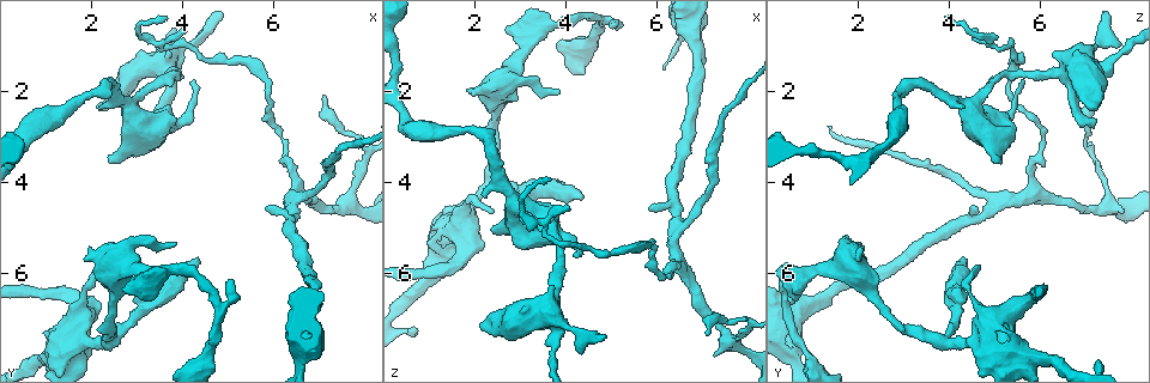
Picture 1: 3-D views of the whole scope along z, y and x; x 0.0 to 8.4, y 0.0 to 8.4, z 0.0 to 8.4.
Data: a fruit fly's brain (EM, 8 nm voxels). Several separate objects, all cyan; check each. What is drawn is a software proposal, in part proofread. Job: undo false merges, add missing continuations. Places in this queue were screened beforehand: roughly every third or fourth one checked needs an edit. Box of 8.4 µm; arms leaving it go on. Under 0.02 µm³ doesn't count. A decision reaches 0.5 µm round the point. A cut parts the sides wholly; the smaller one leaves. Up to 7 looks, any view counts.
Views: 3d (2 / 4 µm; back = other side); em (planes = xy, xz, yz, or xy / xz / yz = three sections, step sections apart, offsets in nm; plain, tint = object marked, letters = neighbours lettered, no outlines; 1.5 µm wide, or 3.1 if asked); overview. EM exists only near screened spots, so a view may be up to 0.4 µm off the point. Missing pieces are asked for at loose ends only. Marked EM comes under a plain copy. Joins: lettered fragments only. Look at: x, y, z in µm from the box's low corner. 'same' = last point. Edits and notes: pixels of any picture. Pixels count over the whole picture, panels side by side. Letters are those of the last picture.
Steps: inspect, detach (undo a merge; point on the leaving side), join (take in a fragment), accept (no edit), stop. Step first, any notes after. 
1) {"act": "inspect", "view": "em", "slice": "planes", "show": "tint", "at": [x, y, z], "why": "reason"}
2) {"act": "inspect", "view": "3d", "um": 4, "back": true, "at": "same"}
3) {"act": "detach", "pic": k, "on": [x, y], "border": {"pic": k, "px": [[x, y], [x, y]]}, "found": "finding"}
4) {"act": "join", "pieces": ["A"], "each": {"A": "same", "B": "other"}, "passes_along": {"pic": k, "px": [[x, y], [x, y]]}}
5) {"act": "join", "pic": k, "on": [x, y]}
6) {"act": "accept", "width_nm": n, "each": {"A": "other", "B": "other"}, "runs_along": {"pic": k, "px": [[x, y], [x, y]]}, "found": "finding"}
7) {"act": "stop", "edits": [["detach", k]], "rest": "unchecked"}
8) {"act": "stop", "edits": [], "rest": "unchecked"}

{"act": "inspect", "view": "em", "slice": "yz", "step": 8, "show": "tint", "at": [4.20, 1.00, 7.20], "why": "narrows sharply"}

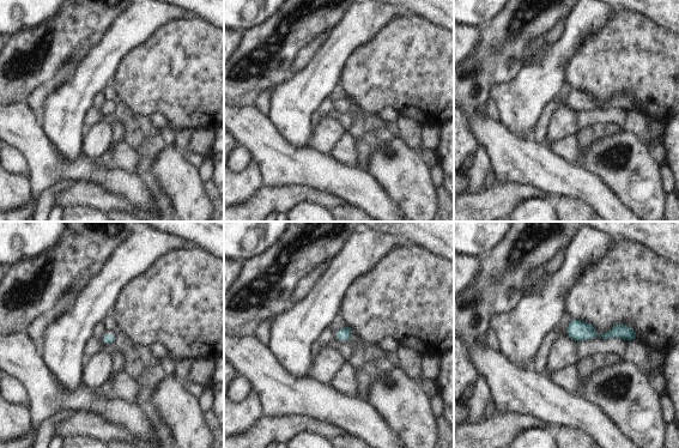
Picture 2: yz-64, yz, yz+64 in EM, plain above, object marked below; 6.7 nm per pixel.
{"act": "inspect", "view": "em", "slice": "planes", "show": "letters", "at": "same", "why": "cut it another way"}

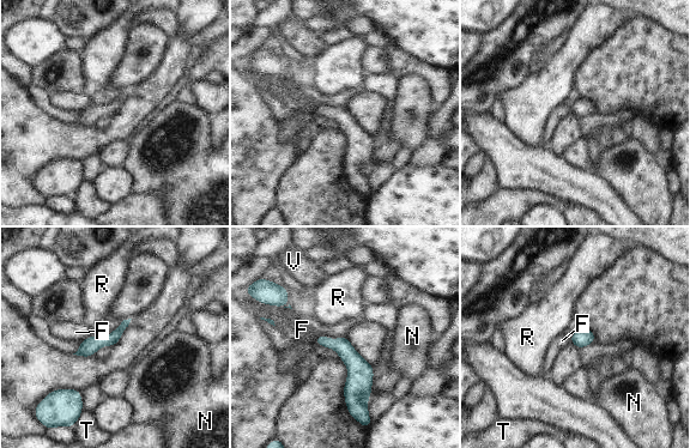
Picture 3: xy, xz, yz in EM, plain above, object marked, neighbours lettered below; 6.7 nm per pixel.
{"act": "accept", "each": {"F": "other", "N": "other", "R": "other", "T": "other", "V": "other"}, "border": {"pic": 3, "px": [[344, 336], [319, 336], [314, 344]]}, "found": "all the same neuron"}

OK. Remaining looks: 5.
{"act": "inspect", "view": "3d", "um": 4, "at": [2.25, 2.35, 4.40], "why": "free end"}

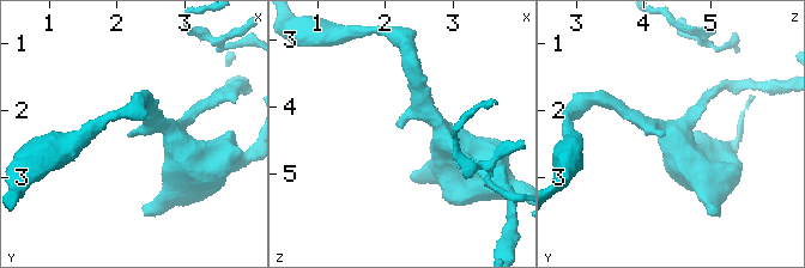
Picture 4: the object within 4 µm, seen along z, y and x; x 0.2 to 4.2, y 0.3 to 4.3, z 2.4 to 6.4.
{"act": "inspect", "view": "em", "slice": "planes", "show": "letters", "at": [2.25, 2.35, 4.35], "arm_widths_nm": [240, 420], "why": "shape alone is not enough"}

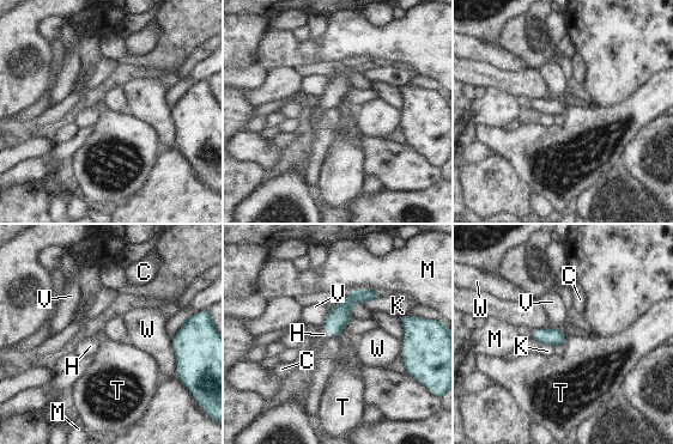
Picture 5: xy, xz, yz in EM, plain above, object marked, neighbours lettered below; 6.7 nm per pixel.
{"act": "join", "pieces": ["H"], "each": {"C": "other", "H": "same", "K": "other", "M": "other", "T": "other", "V": "other", "W": "other"}, "passes_along": {"pic": 5, "px": [[335, 322], [328, 330], [325, 336]]}, "found": "the neuron continues"}

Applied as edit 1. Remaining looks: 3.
{"act": "inspect", "view": "overview"}

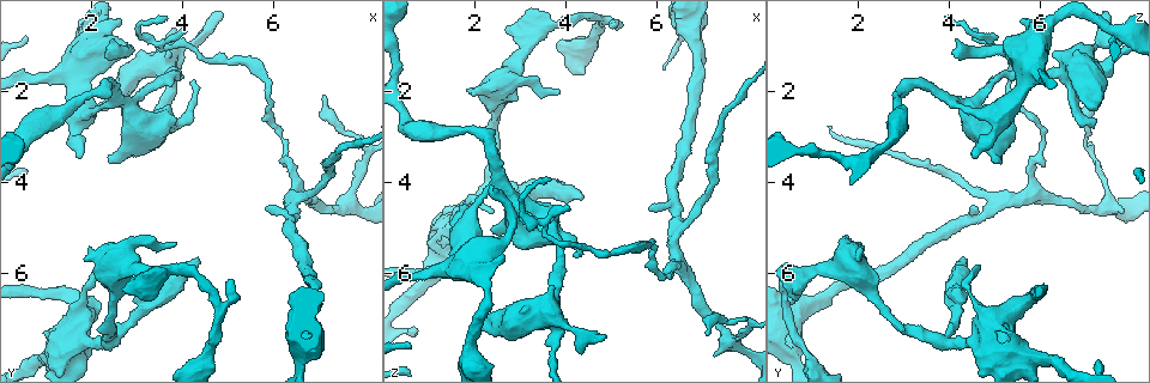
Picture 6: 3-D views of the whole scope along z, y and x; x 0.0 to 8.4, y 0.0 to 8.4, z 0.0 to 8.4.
{"act": "inspect", "view": "3d", "um": 4, "at": [2.00, 5.45, 2.10], "why": "free end"}

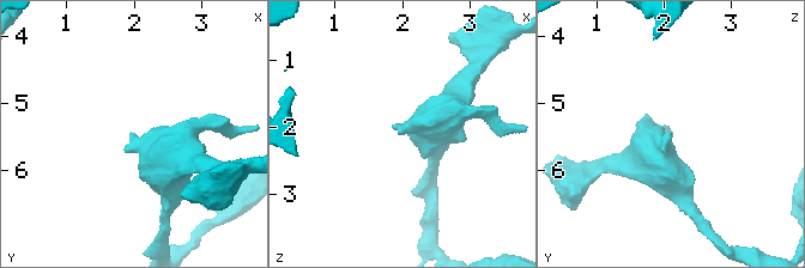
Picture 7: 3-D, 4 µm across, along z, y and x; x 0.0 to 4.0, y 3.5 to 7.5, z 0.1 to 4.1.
{"act": "inspect", "view": "em", "slice": "planes", "show": "letters", "at": [1.90, 5.45, 2.05], "why": "now the EM"}

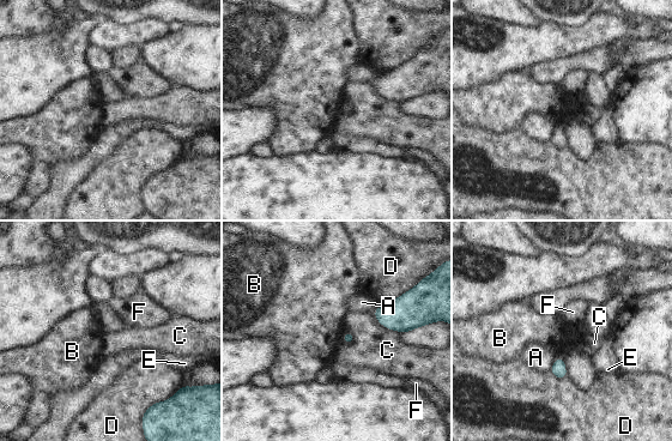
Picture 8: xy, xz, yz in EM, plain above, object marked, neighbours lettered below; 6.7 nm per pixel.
{"act": "accept", "each": {"A": "other", "B": "other", "C": "other", "D": "other", "E": "other", "F": "other"}, "border": {"pic": 8, "px": [[345, 332], [343, 342]]}, "found": "no lettered fragment goes on from it"}

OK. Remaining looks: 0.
{"act": "stop", "edits": [["join", 5]], "rest": "unchecked"}

